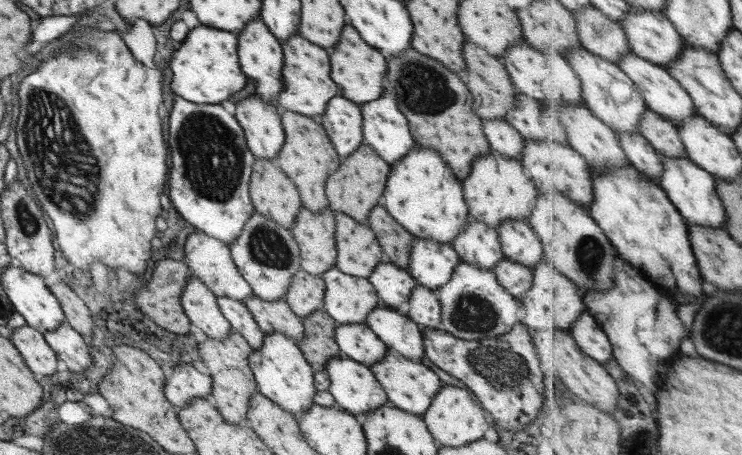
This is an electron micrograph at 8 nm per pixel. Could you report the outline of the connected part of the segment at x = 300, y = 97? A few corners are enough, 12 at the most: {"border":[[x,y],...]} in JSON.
{"border":[[281,41],[277,106],[317,119],[339,86],[327,50]]}

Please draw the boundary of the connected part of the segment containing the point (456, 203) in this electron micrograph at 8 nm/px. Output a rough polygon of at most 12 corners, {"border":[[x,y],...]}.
{"border":[[413,146],[381,205],[416,239],[450,243],[470,220],[459,180]]}

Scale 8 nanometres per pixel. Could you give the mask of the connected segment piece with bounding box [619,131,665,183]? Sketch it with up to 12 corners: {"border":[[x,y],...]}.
{"border":[[638,132],[619,133],[631,165],[653,182],[663,176],[663,156]]}

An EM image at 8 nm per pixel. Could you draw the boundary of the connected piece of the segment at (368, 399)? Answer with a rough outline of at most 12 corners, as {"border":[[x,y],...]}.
{"border":[[347,357],[325,366],[335,406],[360,419],[388,404],[369,367]]}

